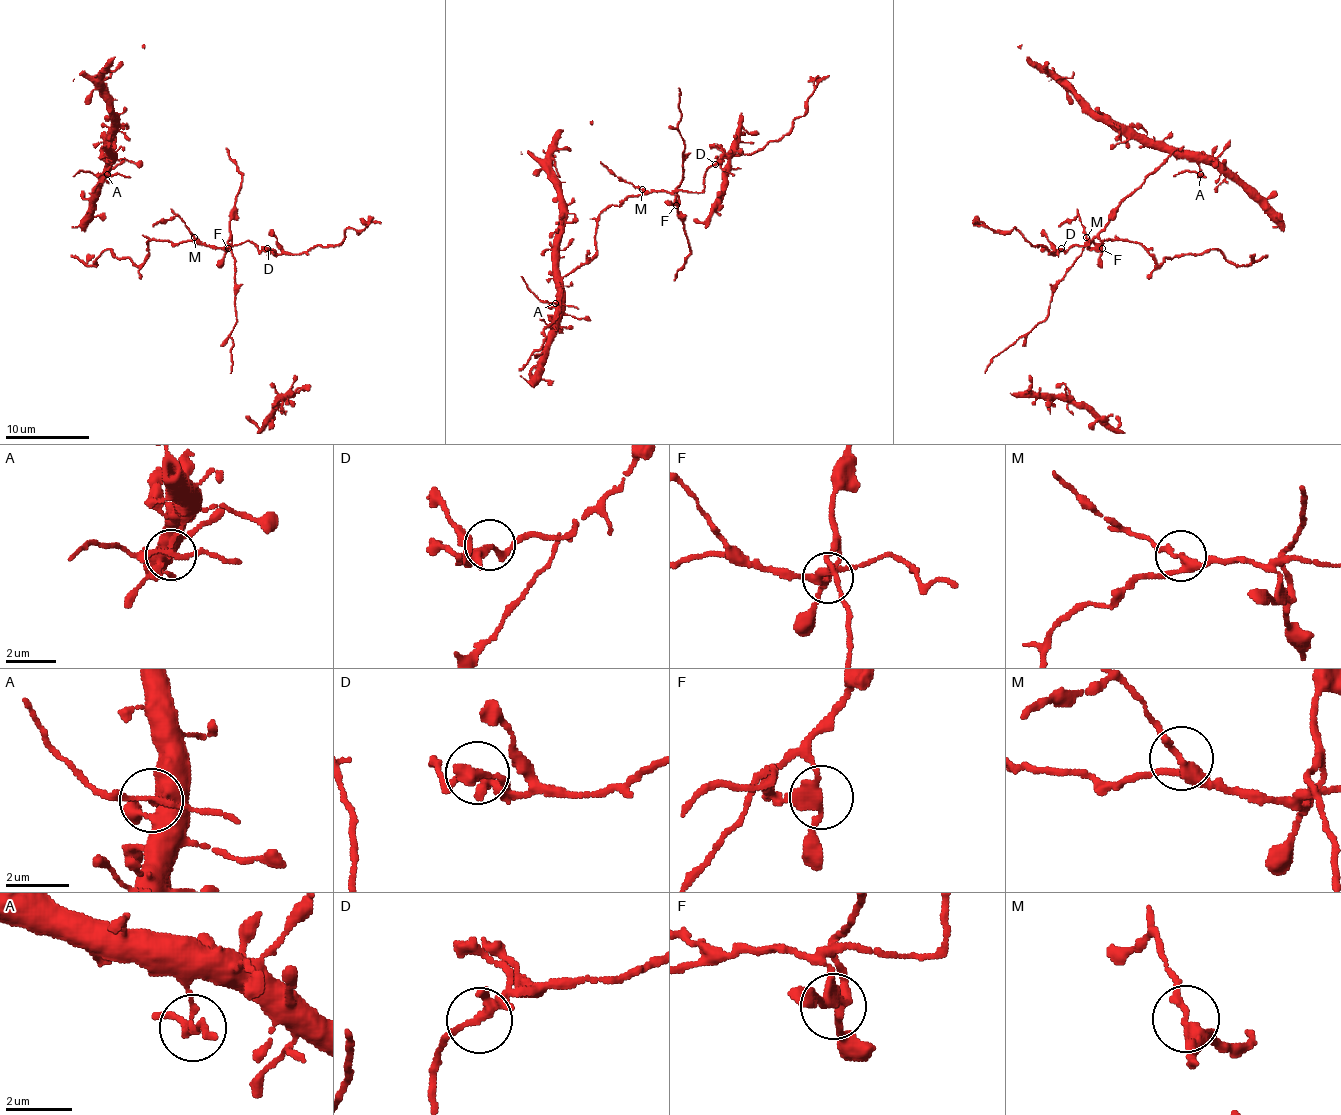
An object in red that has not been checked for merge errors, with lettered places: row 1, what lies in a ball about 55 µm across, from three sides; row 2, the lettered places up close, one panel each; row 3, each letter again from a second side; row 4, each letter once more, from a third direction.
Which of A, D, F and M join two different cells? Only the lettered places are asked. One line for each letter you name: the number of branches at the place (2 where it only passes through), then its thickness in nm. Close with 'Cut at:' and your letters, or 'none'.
F: 3 branches meet; 240 nm thick
M: 3 branches meet; 260 nm thick
Cut at: F, M

